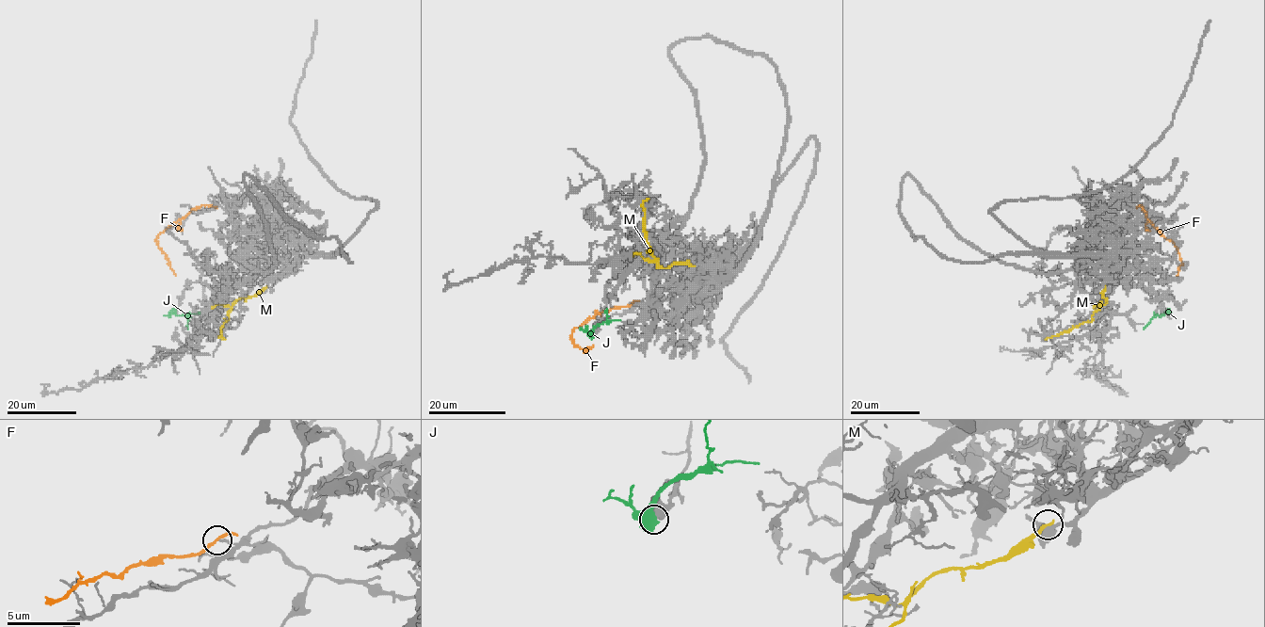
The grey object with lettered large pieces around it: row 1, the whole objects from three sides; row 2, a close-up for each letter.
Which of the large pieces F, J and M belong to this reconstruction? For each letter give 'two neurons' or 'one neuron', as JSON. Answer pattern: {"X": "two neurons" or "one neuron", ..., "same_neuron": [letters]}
{"F": "two neurons", "J": "two neurons", "M": "two neurons", "same_neuron": []}

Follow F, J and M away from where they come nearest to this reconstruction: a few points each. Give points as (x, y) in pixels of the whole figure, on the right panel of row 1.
F: (1138, 206), (1141, 205), (1149, 219), (1177, 249), (1180, 265), (1176, 276)
J: (1167, 311), (1154, 316), (1143, 329)
M: (1106, 288), (1102, 296), (1107, 299), (1090, 322), (1045, 339)

